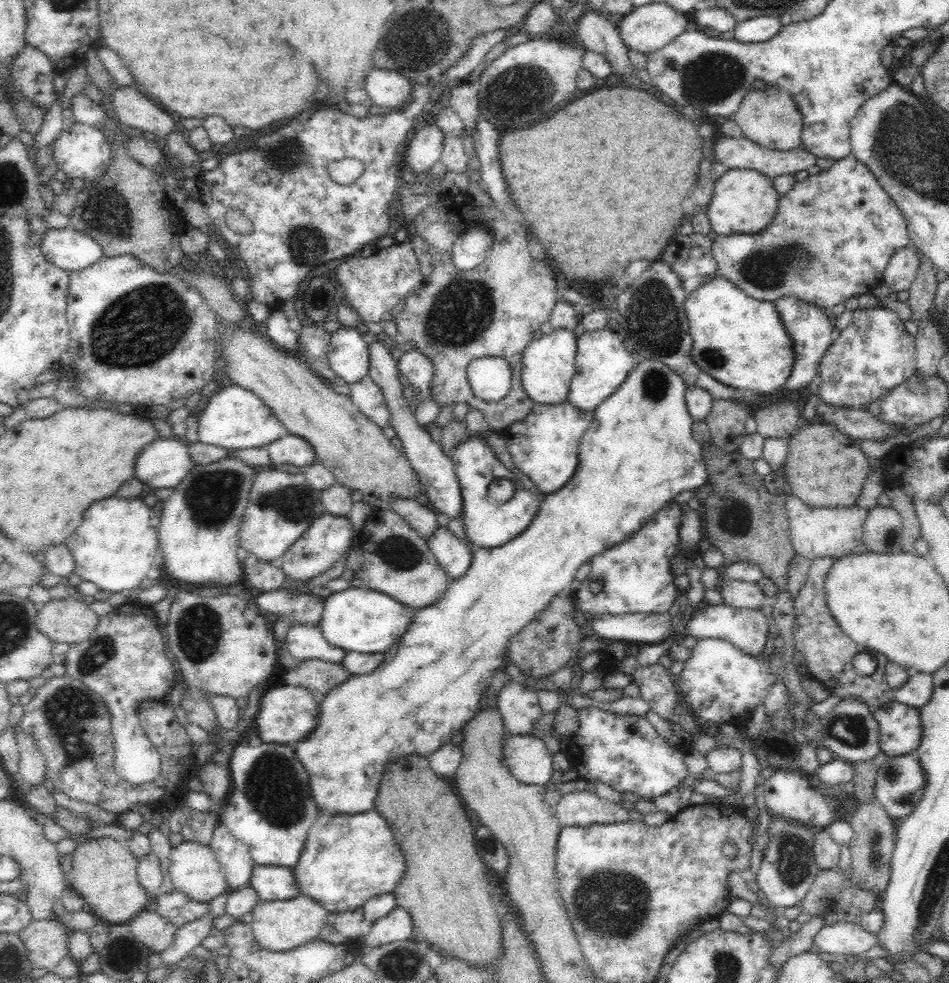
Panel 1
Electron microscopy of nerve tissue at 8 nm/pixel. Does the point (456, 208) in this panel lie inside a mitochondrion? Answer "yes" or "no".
no

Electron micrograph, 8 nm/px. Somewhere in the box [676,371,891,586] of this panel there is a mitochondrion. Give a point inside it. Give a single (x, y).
(737, 523)

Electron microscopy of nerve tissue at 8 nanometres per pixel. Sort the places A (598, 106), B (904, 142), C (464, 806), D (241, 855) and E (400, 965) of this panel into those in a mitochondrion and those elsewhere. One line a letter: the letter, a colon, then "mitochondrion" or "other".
A: other
B: mitochondrion
C: other
D: other
E: mitochondrion

